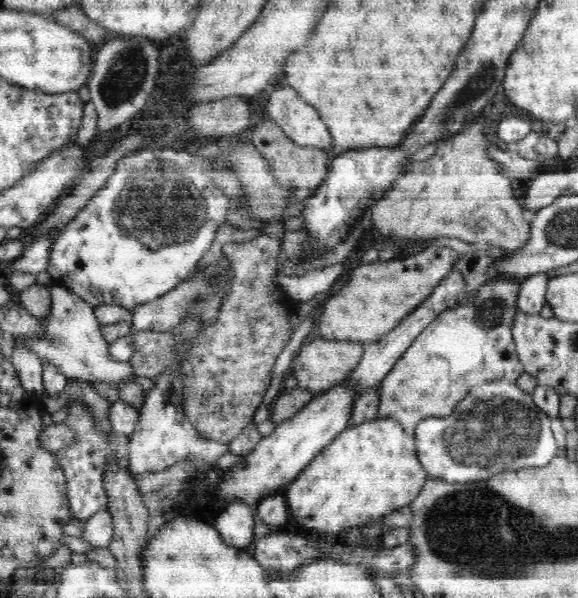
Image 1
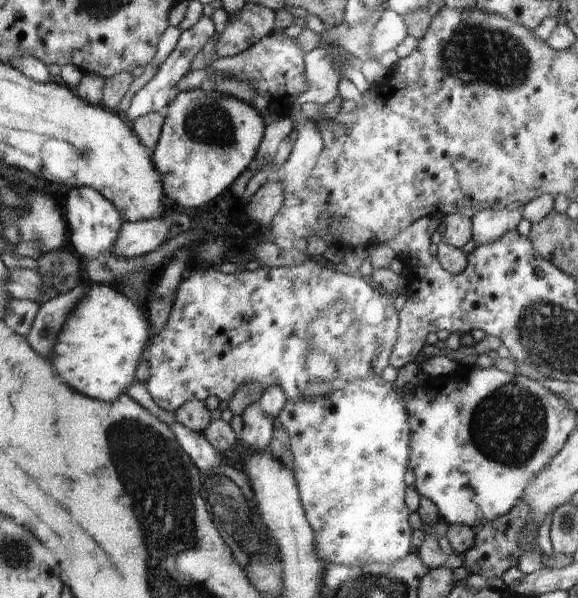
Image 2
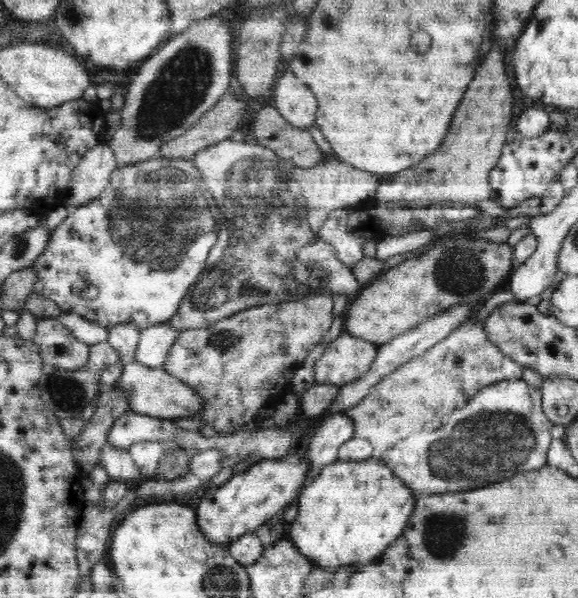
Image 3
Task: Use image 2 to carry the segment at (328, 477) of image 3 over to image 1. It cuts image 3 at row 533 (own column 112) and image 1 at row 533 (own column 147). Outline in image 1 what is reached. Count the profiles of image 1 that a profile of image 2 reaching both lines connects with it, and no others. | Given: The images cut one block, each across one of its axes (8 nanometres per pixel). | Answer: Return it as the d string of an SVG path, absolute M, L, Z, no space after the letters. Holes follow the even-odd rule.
M391 416L374 418L358 426L348 426L282 492L289 512L303 530L342 541L350 528L376 522L390 512L410 504L421 491L428 475L416 454L415 437L406 435L402 425Z

